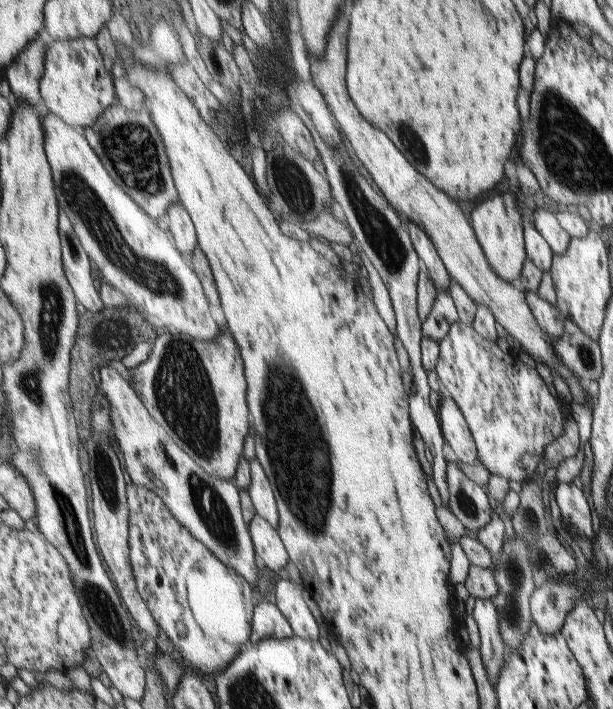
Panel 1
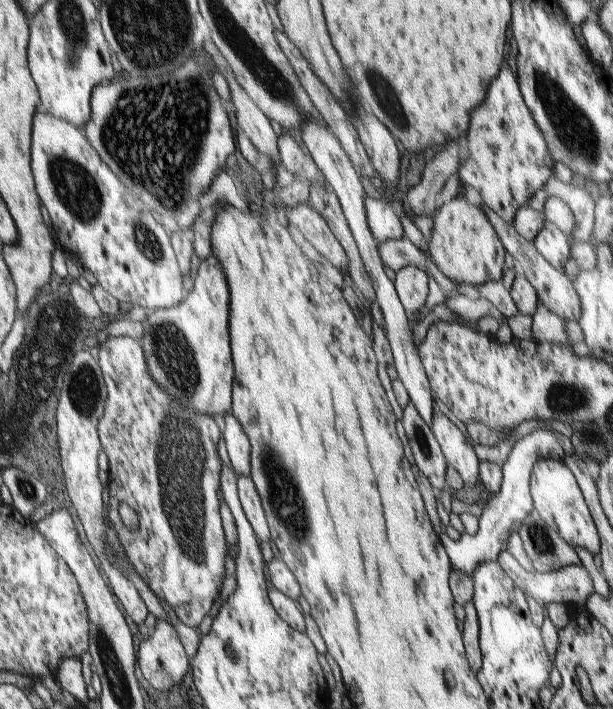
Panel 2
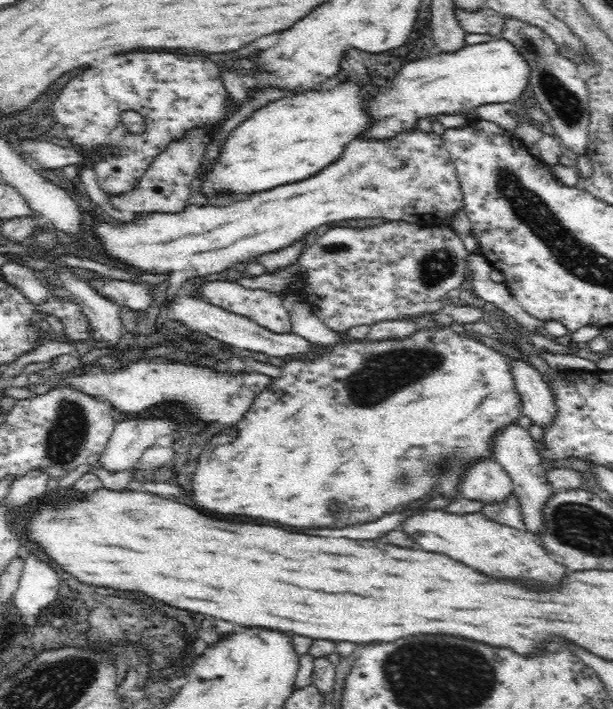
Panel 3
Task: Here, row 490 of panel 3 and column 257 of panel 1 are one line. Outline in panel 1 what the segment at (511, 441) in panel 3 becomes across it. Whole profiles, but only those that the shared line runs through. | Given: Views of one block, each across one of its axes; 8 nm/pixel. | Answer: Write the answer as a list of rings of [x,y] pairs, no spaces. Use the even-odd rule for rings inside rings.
[[[258,514],[248,524],[251,539],[256,545],[256,554],[261,556],[261,564],[274,572],[285,568],[290,562],[289,554],[279,532]]]

